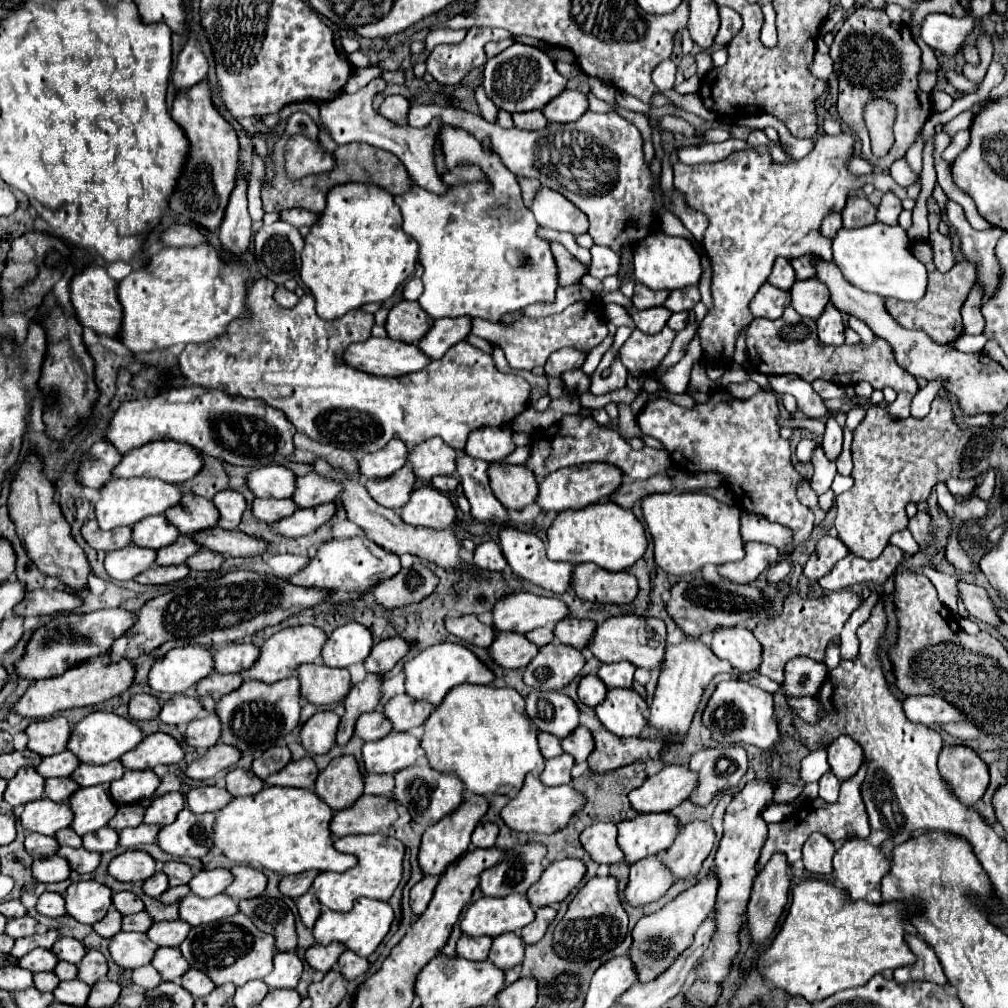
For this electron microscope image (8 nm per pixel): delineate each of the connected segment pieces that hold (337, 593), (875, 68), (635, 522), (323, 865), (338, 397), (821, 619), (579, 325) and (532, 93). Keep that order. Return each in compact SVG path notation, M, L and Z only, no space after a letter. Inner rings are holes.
M353 537L353 539L333 539L319 545L311 563L297 575L289 577L293 585L301 587L317 587L317 589L331 589L329 603L345 603L347 599L359 599L367 593L377 581L393 577L401 569L399 557L381 549L367 537Z
M857 7L847 15L843 27L837 31L831 45L831 57L835 61L835 75L839 77L839 115L861 139L863 157L877 169L889 169L895 159L901 159L905 151L913 145L917 131L931 115L931 99L917 87L917 73L921 69L921 49L913 41L911 29L905 23L891 23L885 11ZM869 97L887 97L897 105L895 123L895 145L893 153L885 157L875 157L869 149L869 135L863 123L863 105Z
M615 501L593 503L579 511L561 511L547 529L547 557L553 561L595 563L607 571L627 571L647 551L647 535L643 523L631 509L623 509Z
M265 787L261 793L251 797L235 797L225 809L221 809L215 821L215 847L219 847L231 861L239 865L261 865L271 871L285 871L287 875L299 875L309 869L319 871L347 871L357 865L357 857L341 853L333 847L329 823L333 819L333 809L317 797L311 789L295 787Z
M259 279L249 287L247 303L251 307L251 321L233 321L227 335L211 343L189 343L179 355L179 369L187 381L199 387L213 387L235 397L263 399L267 405L283 411L299 433L305 433L317 443L329 443L353 453L373 453L383 449L391 439L399 437L409 447L415 447L431 437L441 437L447 445L463 451L469 431L485 425L509 425L529 401L529 385L521 375L501 373L493 357L481 349L461 341L453 345L441 359L427 369L405 377L379 377L353 369L343 363L343 353L351 343L367 341L375 319L371 313L353 309L337 321L325 321L315 311L311 295L303 295L293 309L283 309L275 303L275 283Z
M849 589L835 591L817 599L801 599L797 593L789 593L783 601L781 617L765 619L755 627L755 637L763 645L763 663L759 667L761 675L783 683L783 667L787 659L807 655L815 661L823 661L825 647L829 641L837 641L843 623L859 607L859 595Z
M577 301L561 313L541 317L541 319L521 317L513 323L503 323L503 321L489 323L485 319L473 319L471 333L501 347L513 369L533 369L537 365L545 365L547 357L561 347L573 347L583 353L589 353L593 347L597 347L609 335L607 327L605 327L607 319L603 317L601 309L603 307L599 303Z
M513 43L509 49L499 53L493 59L487 59L483 71L483 87L487 97L509 113L523 113L533 109L543 109L551 99L565 91L567 79L561 77L555 69L555 63L537 47Z

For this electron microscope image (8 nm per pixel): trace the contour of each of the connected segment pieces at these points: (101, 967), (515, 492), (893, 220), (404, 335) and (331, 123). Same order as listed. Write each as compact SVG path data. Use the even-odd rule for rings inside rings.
M89 949L87 955L83 957L83 961L77 965L77 969L79 969L77 979L87 981L89 985L97 983L97 981L99 981L101 977L105 977L107 971L109 971L109 967L107 967L107 959L105 959L103 953L97 951L97 949Z
M495 463L489 469L489 479L495 497L507 509L521 511L523 507L535 503L539 495L539 483L533 477L533 471L525 469L525 465Z
M887 191L881 199L881 205L877 209L877 217L881 223L887 223L887 225L897 225L899 223L899 213L903 211L901 207L901 199L893 193L893 191Z
M399 301L391 307L385 329L391 339L419 343L433 327L433 319L415 301Z
M377 77L373 79L367 87L363 87L361 91L353 93L353 95L339 95L331 101L325 101L321 103L321 115L319 115L319 121L321 121L321 127L331 135L331 139L337 143L337 145L345 145L345 143L351 143L351 141L363 141L363 143L369 143L369 145L375 145L375 147L381 147L381 149L387 149L387 151L393 151L401 163L407 167L411 179L421 185L423 189L431 191L431 193L439 193L439 195L445 195L449 191L449 185L441 179L437 167L435 167L435 141L437 141L437 133L439 133L439 127L441 127L441 117L435 117L427 127L423 129L413 129L413 127L401 127L401 125L395 125L391 123L389 119L385 119L383 115L375 113L371 103L373 103L373 97L377 93L381 93L385 89L385 79L383 77Z

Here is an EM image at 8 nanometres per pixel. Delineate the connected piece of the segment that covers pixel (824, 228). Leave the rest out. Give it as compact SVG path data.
M833 213L829 217L825 217L823 225L821 225L821 235L827 239L833 239L837 235L837 231L841 229L841 213Z

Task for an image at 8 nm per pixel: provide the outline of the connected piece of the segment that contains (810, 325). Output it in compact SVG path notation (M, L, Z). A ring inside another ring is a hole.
M791 305L785 309L783 317L771 319L753 319L747 329L747 359L749 367L763 373L763 375L779 375L779 373L797 373L805 381L825 379L837 385L855 385L857 381L867 381L875 389L893 387L897 391L895 403L891 403L889 413L893 417L907 419L911 415L911 401L919 391L917 379L909 375L899 363L895 361L895 353L891 345L879 337L869 347L857 345L837 345L837 347L823 347L817 349L817 326L815 320L801 317Z

